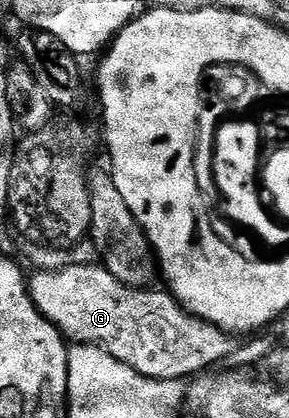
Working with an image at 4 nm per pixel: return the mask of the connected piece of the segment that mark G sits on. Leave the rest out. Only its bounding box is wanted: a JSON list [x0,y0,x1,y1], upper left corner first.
[28,263,236,380]

